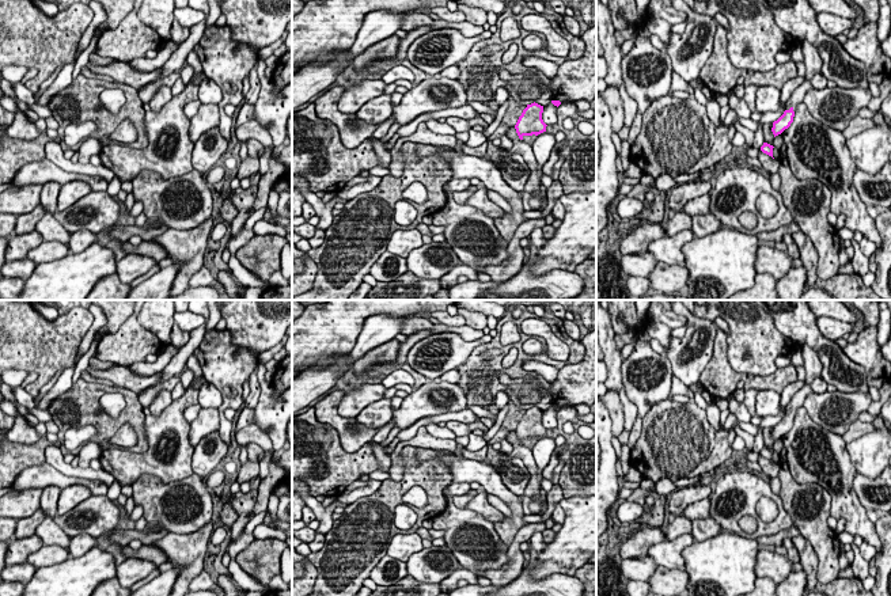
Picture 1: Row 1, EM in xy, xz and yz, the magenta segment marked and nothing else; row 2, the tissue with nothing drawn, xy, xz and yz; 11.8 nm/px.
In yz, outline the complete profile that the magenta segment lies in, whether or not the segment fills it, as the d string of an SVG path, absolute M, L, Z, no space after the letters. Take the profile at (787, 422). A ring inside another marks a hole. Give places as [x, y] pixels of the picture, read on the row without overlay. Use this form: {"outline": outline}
{"outline": "M807 343L801 345L801 356L805 369L805 384L799 390L789 402L784 418L773 426L771 436L776 440L781 439L793 426L796 410L804 406L804 399L812 394L811 383L814 379L820 377L822 364L818 352L810 348Z"}

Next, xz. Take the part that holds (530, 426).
{"outline": "M538 407L527 409L523 414L522 420L519 421L515 433L520 444L524 440L538 440L546 436L546 428L542 424L543 410Z"}

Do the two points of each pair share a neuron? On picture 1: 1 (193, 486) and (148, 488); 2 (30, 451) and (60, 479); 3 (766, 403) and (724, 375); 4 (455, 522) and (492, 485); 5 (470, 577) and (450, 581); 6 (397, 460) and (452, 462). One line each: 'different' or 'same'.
1: same
2: different
3: different
4: different
5: same
6: different

